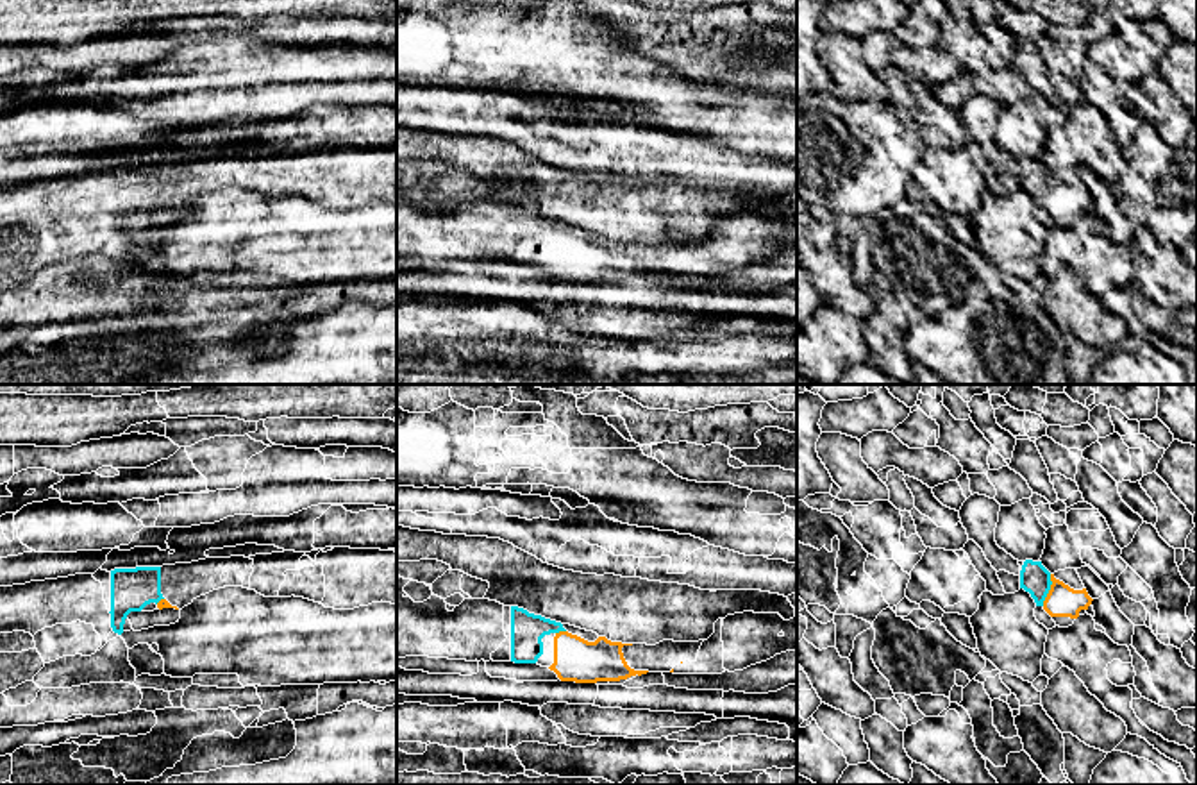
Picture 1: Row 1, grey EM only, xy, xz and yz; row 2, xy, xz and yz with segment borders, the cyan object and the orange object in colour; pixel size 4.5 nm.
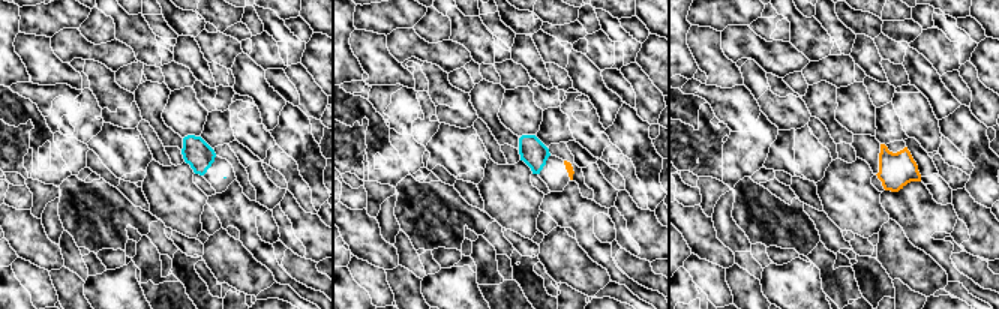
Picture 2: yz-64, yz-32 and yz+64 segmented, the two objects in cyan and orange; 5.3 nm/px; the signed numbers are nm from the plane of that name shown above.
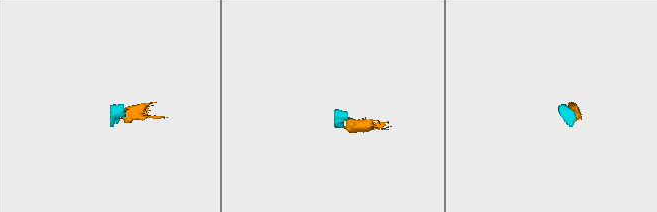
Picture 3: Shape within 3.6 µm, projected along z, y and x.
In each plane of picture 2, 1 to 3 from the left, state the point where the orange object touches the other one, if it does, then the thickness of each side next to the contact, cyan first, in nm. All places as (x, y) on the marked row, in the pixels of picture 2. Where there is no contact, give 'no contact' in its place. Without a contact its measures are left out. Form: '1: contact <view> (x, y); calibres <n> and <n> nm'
1: no contact
2: no contact
3: no contact

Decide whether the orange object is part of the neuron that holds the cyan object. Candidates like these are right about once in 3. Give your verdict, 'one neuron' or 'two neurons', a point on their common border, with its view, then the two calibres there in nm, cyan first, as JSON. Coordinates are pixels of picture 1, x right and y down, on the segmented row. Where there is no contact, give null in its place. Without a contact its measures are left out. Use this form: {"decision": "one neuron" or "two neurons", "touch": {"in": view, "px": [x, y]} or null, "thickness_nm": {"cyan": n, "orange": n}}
{"decision": "one neuron", "touch": {"in": "yz", "px": [1049, 589]}, "thickness_nm": {"cyan": 140, "orange": 140}}

